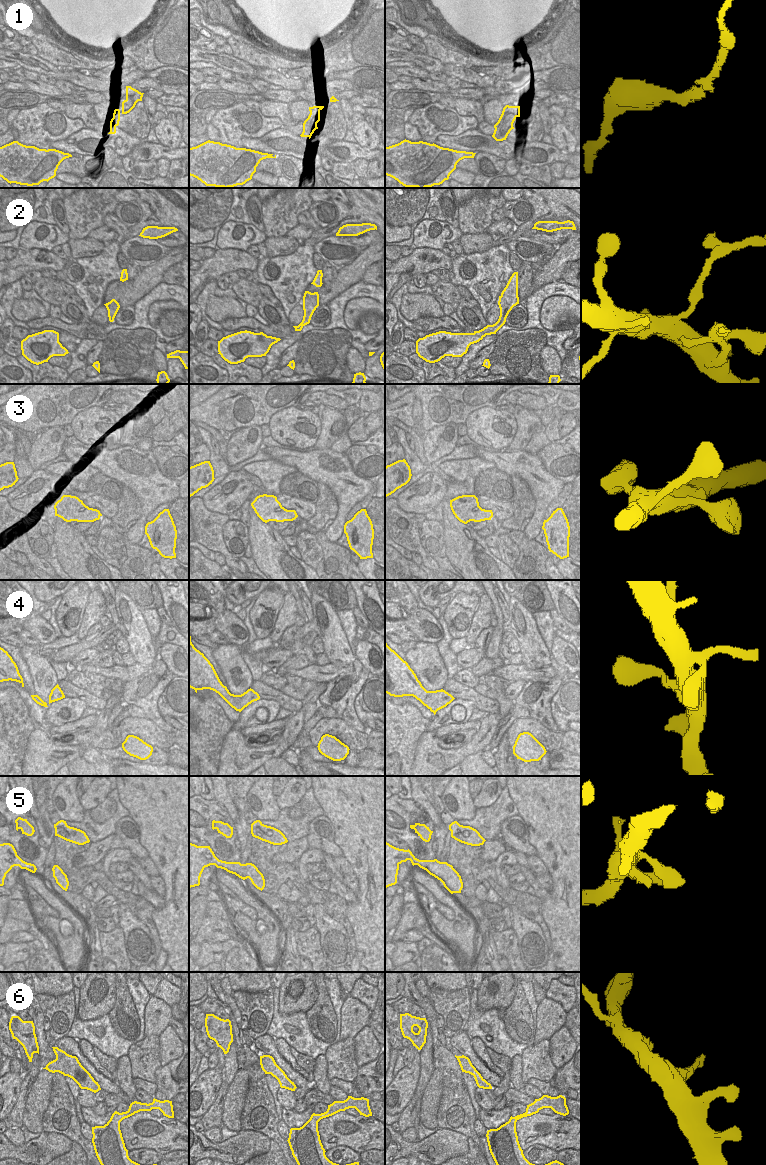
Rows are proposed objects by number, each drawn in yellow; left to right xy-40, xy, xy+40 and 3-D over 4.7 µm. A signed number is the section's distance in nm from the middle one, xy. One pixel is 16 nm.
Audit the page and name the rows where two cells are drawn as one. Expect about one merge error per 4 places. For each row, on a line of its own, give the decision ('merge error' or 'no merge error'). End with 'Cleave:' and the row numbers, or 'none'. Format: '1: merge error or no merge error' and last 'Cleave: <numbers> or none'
1: no merge error
2: merge error
3: no merge error
4: no merge error
5: no merge error
6: no merge error
Cleave: 2

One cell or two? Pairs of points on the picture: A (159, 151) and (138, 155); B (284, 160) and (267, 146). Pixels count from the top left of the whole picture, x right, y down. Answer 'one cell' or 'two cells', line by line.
A: one cell
B: two cells

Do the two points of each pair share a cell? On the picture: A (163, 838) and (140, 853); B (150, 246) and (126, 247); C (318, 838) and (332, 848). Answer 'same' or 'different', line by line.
A: different
B: same
C: same

